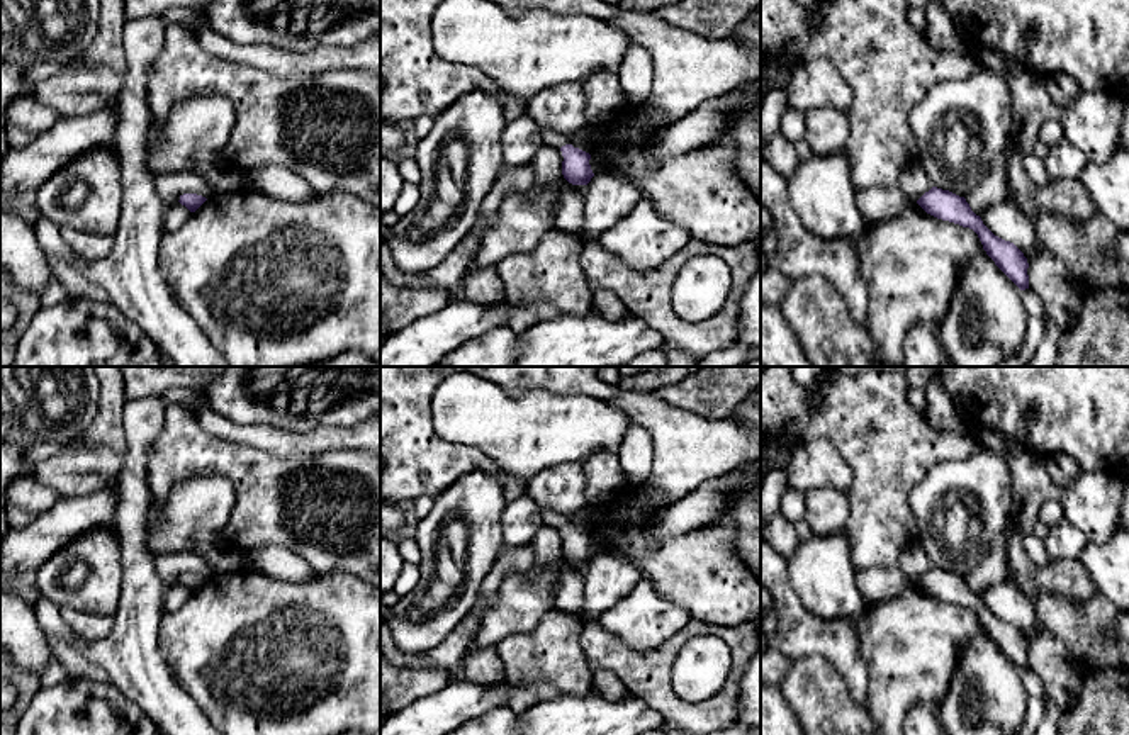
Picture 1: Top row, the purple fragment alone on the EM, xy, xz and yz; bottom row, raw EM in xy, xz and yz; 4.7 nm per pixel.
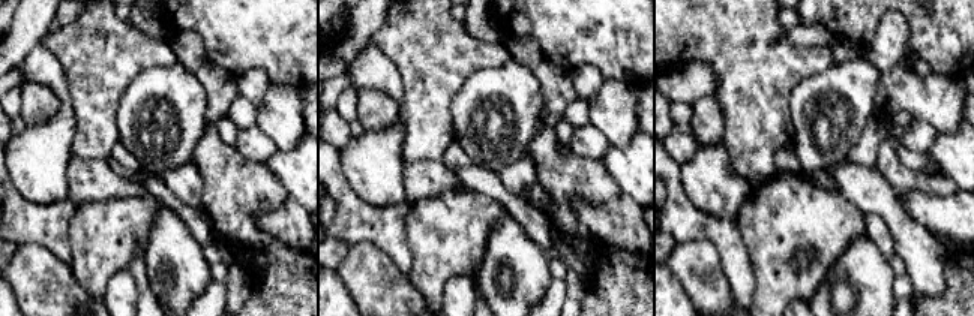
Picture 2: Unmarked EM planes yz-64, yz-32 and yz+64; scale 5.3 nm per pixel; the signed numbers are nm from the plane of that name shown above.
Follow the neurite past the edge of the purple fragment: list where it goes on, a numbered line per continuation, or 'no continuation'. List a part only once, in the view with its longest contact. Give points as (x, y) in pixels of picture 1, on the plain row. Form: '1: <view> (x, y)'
1: xz (550, 518)

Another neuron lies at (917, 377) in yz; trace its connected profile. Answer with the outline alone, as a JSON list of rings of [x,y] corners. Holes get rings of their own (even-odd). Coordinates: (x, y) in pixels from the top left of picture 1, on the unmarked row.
[[[907,367],[903,375],[910,389],[927,389],[939,367]]]

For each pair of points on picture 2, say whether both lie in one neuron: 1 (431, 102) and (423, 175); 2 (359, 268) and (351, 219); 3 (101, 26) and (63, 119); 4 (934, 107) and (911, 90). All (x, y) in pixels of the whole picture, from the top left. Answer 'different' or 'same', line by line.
1: different
2: different
3: different
4: same

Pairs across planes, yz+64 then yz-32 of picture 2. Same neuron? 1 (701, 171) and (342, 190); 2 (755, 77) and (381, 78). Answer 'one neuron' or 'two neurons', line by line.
1: two neurons
2: two neurons

